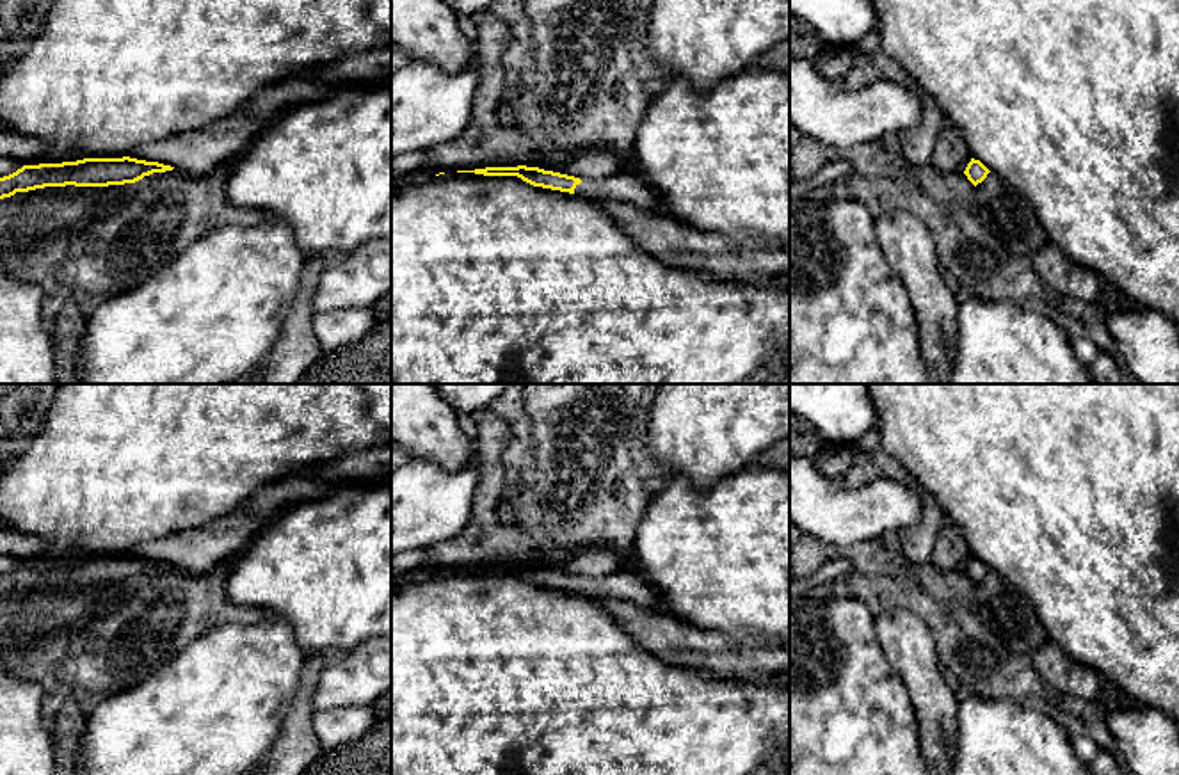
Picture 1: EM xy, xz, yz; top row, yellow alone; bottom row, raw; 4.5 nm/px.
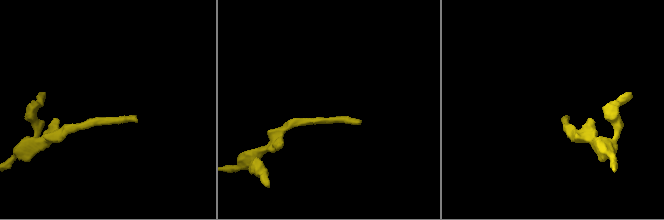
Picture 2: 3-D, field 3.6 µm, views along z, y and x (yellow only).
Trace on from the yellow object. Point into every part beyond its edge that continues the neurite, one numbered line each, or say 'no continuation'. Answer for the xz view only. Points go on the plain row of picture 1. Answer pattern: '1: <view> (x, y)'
1: xz (626, 585)

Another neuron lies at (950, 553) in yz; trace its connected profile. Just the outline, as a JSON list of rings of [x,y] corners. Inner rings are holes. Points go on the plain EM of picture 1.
[[[946,517],[935,540],[930,563],[941,571],[964,571],[971,551],[960,530]]]

